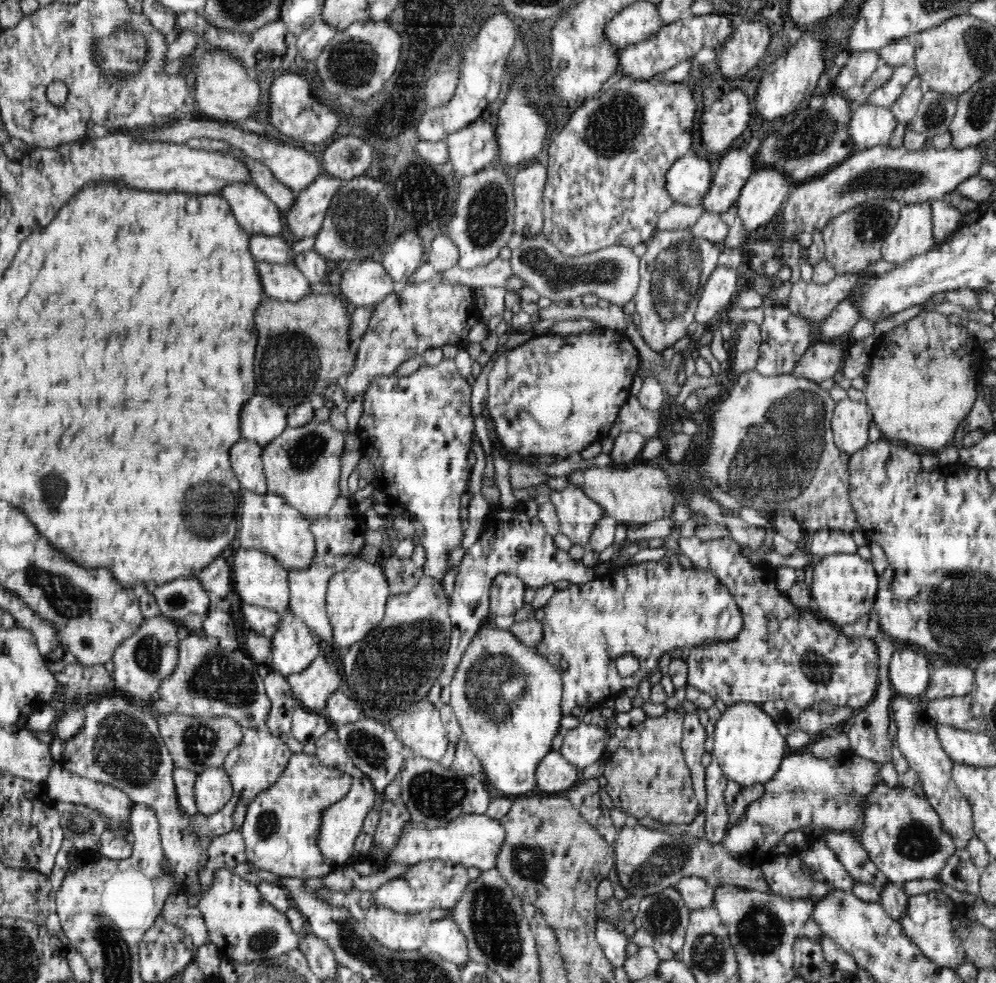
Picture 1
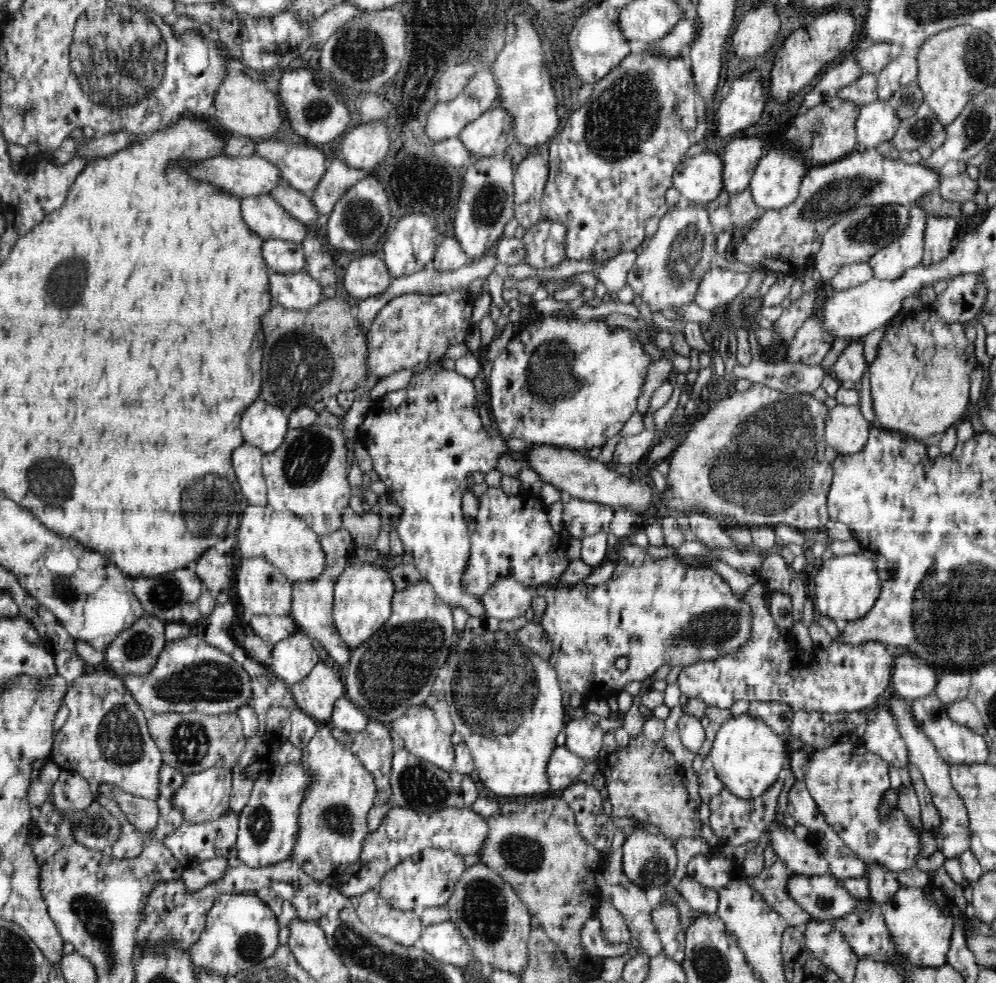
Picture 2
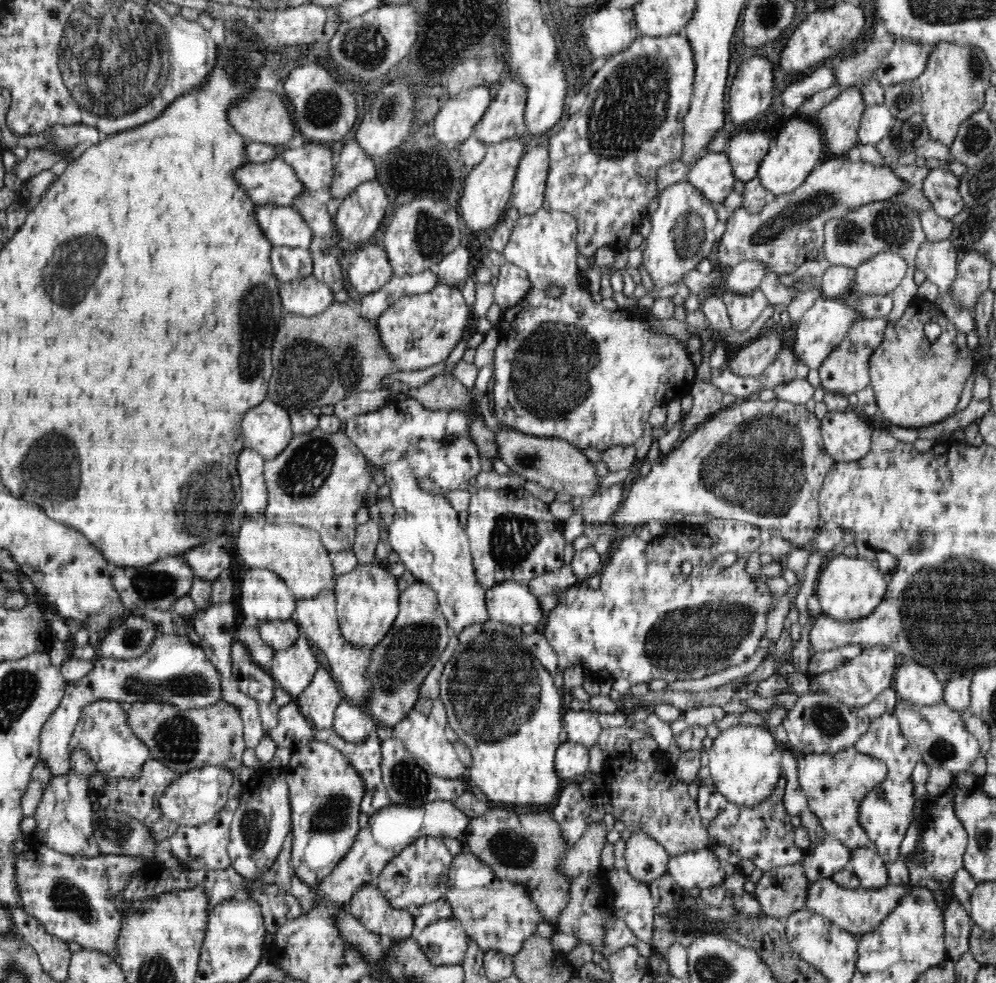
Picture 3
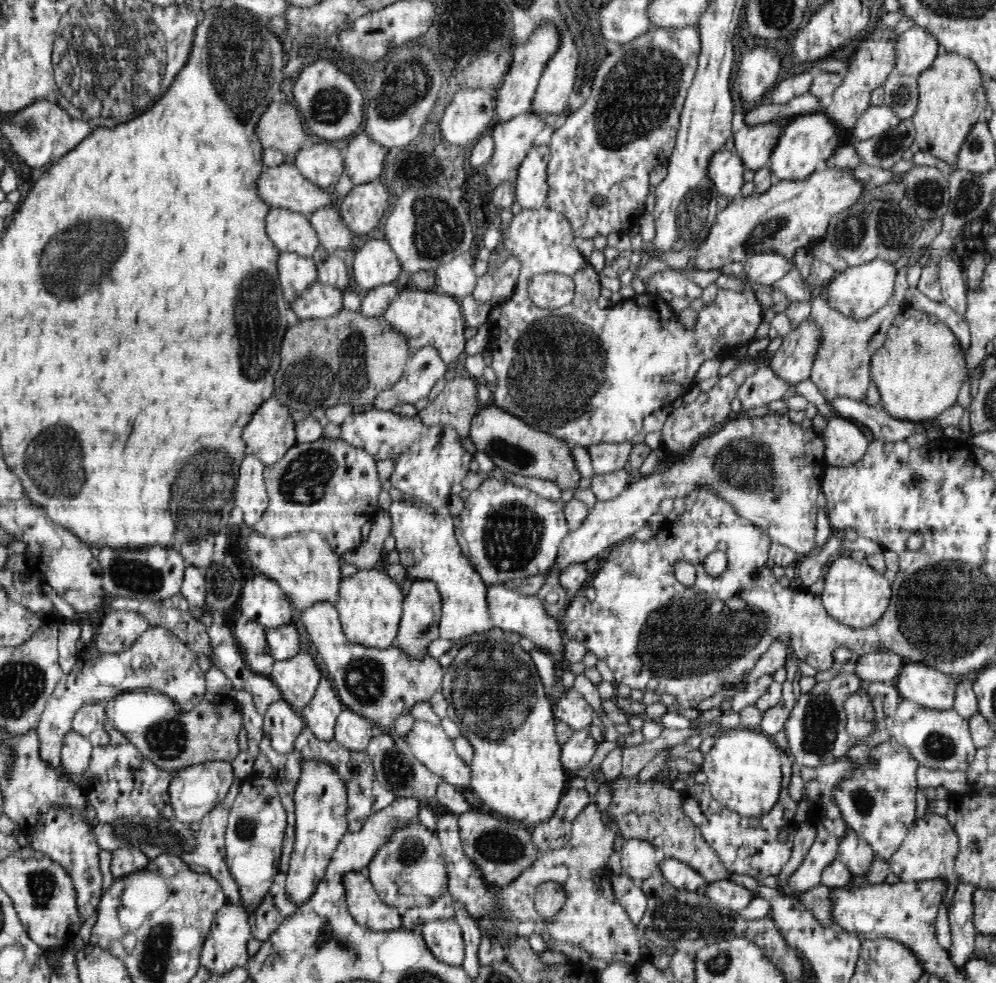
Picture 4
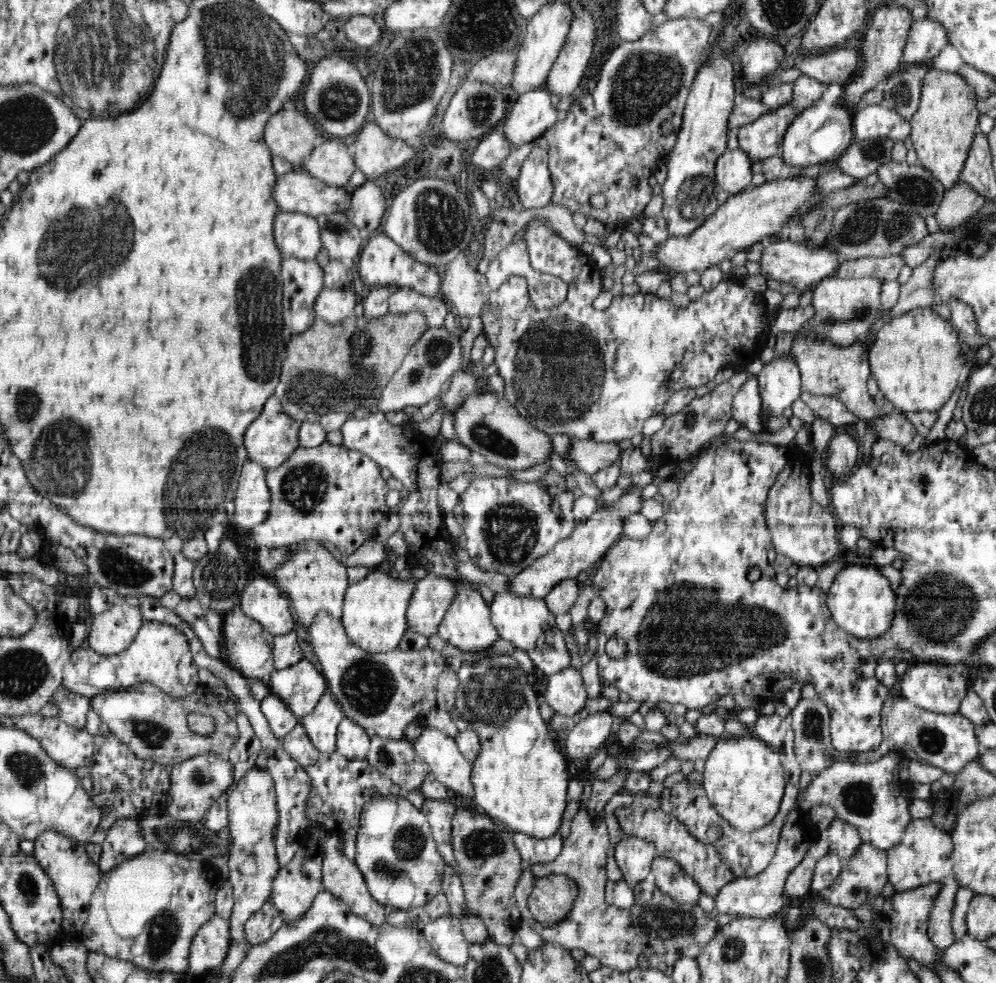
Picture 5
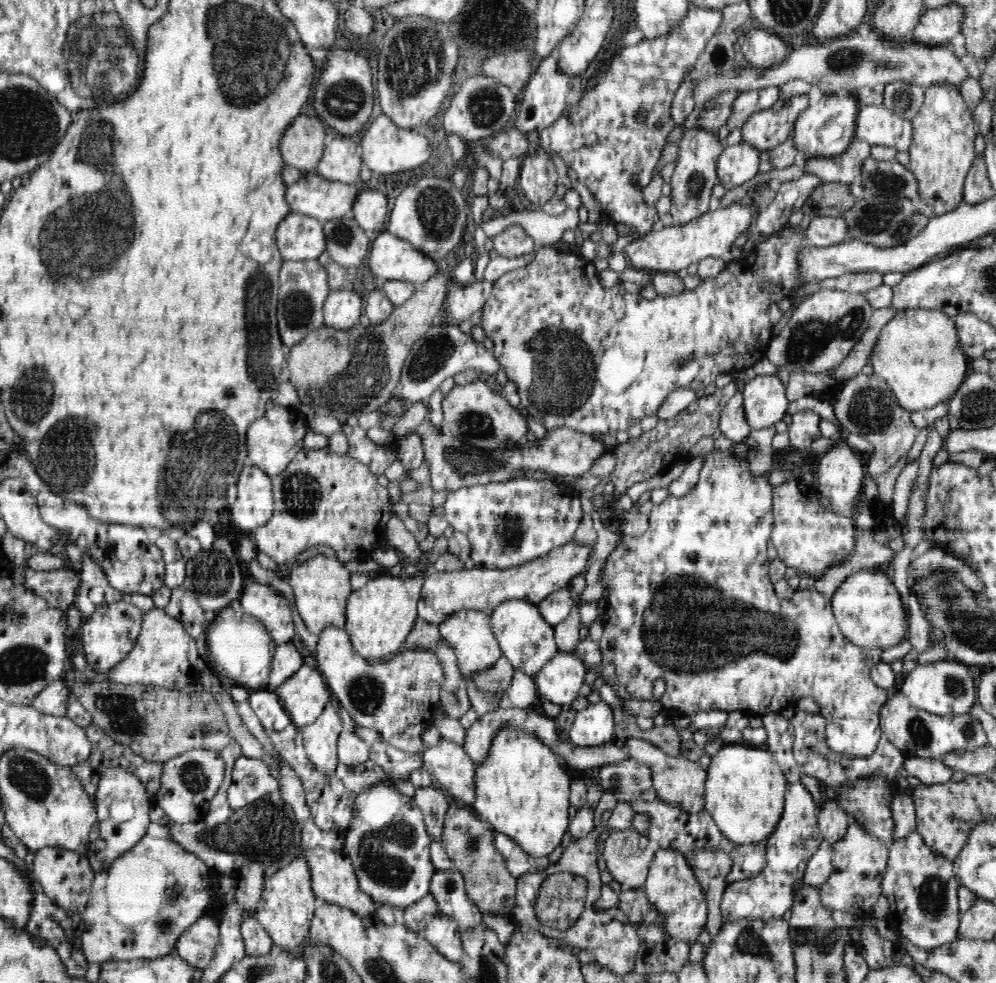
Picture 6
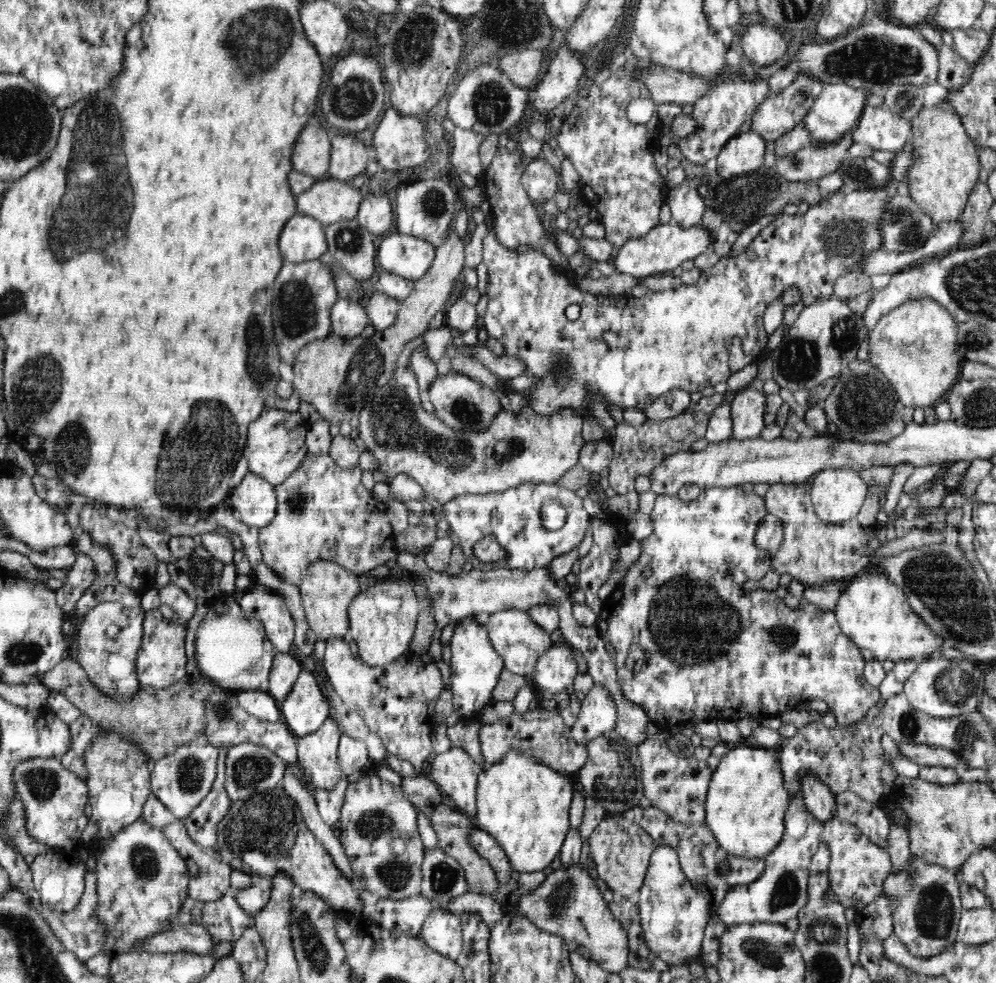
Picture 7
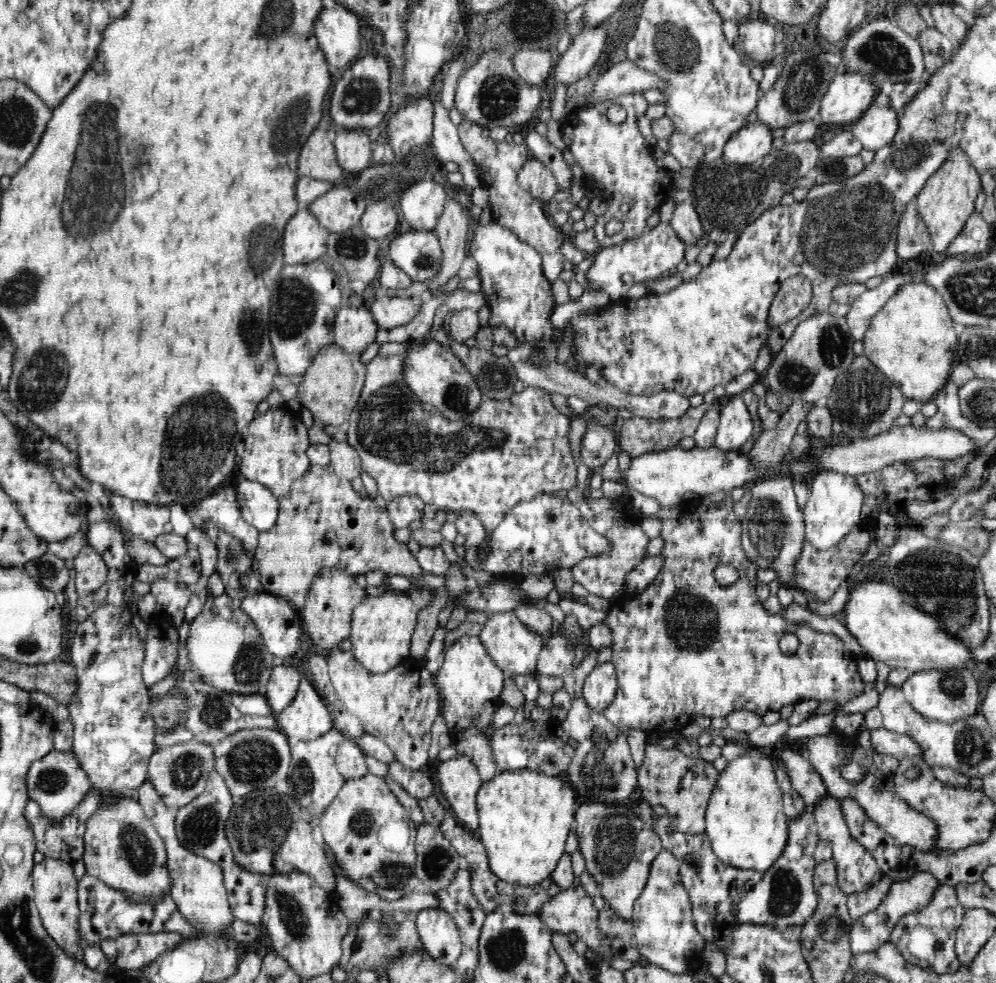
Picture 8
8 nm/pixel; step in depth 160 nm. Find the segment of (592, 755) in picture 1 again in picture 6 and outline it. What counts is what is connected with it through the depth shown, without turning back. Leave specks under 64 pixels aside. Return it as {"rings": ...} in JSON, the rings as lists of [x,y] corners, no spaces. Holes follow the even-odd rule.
{"rings":[[[558,652],[533,676],[542,700],[554,704],[571,704],[584,686],[588,668],[575,654]]]}

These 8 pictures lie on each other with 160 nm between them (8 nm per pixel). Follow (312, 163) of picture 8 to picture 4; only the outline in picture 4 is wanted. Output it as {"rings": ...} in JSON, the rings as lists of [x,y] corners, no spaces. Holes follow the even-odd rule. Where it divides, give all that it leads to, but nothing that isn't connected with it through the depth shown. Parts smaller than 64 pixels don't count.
{"rings":[[[270,102],[256,122],[254,133],[263,148],[280,150],[291,159],[304,148],[306,130],[299,111],[289,103]]]}

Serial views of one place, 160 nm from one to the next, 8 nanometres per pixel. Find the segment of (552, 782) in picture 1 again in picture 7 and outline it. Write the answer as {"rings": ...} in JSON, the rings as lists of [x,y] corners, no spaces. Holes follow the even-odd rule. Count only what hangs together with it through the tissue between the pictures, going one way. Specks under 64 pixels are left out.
{"rings":[[[595,684],[581,702],[578,718],[574,726],[571,726],[572,738],[578,744],[586,744],[593,738],[613,734],[616,721],[614,697],[606,687]]]}

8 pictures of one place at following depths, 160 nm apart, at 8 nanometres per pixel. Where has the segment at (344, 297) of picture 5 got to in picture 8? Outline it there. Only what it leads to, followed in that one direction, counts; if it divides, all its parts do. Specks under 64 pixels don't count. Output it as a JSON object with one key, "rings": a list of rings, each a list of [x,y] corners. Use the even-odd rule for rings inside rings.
{"rings":[[[367,306],[341,307],[334,321],[334,340],[346,352],[361,354],[376,340],[378,325]]]}

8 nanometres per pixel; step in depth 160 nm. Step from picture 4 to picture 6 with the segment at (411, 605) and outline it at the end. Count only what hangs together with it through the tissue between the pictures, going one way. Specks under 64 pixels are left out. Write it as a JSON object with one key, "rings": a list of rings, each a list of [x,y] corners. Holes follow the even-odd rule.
{"rings":[[[568,542],[550,550],[548,554],[542,555],[530,562],[515,566],[513,569],[460,569],[453,571],[436,571],[431,570],[429,575],[424,579],[421,596],[418,599],[417,613],[418,617],[422,617],[424,621],[430,624],[439,625],[446,618],[450,618],[452,614],[460,610],[482,610],[489,612],[490,608],[495,608],[498,604],[506,602],[506,600],[525,600],[526,602],[537,604],[542,602],[546,596],[550,596],[553,592],[558,592],[570,585],[570,580],[580,572],[587,569],[588,556],[590,556],[590,548],[588,546],[576,546],[575,542]]]}

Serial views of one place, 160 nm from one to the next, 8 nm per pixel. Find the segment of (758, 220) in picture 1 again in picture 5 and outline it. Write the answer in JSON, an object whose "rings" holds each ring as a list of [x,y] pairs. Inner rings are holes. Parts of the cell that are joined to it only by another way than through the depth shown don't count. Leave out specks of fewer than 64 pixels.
{"rings":[[[817,100],[801,111],[788,126],[780,150],[784,164],[806,168],[839,159],[854,141],[852,120],[850,109],[838,104],[830,106],[824,100]]]}

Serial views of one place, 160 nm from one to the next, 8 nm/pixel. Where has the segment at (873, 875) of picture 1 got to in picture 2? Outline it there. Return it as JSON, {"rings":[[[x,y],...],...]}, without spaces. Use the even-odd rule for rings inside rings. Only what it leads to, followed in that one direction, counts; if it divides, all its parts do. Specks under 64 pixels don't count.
{"rings":[[[802,779],[794,781],[790,790],[788,790],[787,813],[794,818],[797,824],[802,824],[808,829],[808,838],[806,842],[821,852],[822,857],[830,862],[831,876],[842,882],[848,878],[868,878],[869,865],[860,860],[856,853],[848,849],[838,833],[826,822],[822,811],[817,807],[816,801],[809,795],[806,783]]]}

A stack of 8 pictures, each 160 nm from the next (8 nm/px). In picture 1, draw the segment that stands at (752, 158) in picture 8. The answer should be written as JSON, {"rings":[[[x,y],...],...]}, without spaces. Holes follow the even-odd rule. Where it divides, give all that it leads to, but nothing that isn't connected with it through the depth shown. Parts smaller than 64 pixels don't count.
{"rings":[[[698,155],[679,158],[665,175],[666,191],[673,202],[688,206],[700,205],[713,182],[710,162]]]}

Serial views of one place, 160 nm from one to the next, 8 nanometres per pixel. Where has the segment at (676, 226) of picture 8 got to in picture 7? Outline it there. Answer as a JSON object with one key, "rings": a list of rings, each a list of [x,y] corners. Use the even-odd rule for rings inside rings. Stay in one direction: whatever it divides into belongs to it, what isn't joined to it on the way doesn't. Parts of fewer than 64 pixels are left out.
{"rings":[[[685,180],[684,184],[679,184],[680,188],[667,192],[666,200],[671,210],[673,224],[687,228],[702,223],[706,205],[704,199],[696,192],[698,182],[709,183],[708,180]]]}

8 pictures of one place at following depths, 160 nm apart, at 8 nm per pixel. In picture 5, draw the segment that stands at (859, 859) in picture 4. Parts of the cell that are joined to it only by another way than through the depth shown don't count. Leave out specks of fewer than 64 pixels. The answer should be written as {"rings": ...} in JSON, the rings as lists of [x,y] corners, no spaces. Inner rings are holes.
{"rings":[[[836,817],[825,832],[830,840],[830,851],[842,861],[848,860],[863,841],[852,824]]]}

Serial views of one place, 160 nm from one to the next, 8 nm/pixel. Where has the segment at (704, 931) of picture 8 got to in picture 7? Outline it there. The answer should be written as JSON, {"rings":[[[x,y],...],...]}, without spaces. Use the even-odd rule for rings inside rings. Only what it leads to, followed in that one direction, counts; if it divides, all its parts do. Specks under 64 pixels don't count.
{"rings":[[[639,804],[632,806],[630,817],[650,835],[658,847],[668,846],[678,854],[684,875],[694,885],[694,889],[706,898],[711,915],[717,913],[718,908],[724,901],[724,896],[728,895],[730,890],[739,885],[751,884],[764,873],[765,861],[761,859],[740,858],[724,851],[716,843],[713,832],[705,822],[698,824],[674,822],[669,814],[662,812],[658,807],[650,805],[649,807],[642,808]],[[721,864],[728,865],[730,870],[725,873],[719,872]]]}

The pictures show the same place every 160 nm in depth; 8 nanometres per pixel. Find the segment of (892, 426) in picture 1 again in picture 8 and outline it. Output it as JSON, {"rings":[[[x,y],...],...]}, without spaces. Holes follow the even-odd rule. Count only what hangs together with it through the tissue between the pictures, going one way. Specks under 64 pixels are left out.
{"rings":[[[909,282],[872,317],[863,338],[863,355],[893,382],[904,398],[925,403],[949,382],[958,332],[942,295],[924,282]]]}

